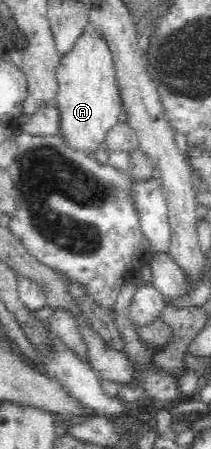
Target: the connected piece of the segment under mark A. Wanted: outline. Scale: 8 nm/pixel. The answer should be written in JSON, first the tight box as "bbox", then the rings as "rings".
{"bbox":[55,31,122,154],"rings":[[[96,31],[82,33],[67,51],[60,56],[56,69],[58,92],[55,97],[61,116],[61,129],[71,146],[89,150],[95,154],[99,143],[105,141],[106,133],[113,125],[122,122],[122,99],[117,83],[115,58],[107,38]]]}

